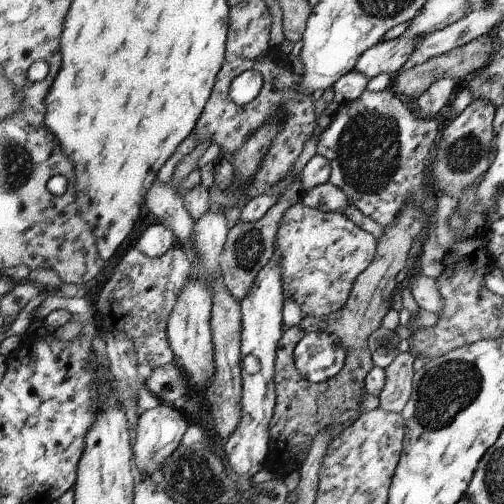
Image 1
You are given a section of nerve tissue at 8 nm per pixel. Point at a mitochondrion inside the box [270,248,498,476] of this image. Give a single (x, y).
(447, 390)

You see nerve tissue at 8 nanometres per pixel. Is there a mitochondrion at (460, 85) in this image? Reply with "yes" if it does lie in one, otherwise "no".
no

